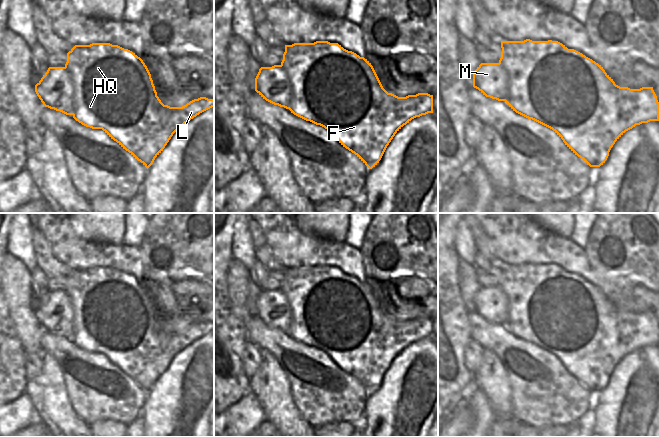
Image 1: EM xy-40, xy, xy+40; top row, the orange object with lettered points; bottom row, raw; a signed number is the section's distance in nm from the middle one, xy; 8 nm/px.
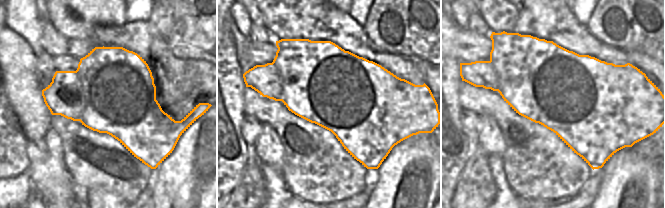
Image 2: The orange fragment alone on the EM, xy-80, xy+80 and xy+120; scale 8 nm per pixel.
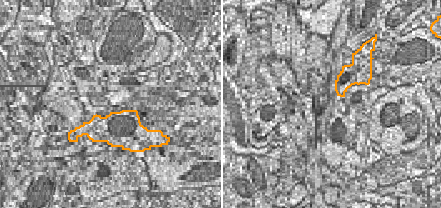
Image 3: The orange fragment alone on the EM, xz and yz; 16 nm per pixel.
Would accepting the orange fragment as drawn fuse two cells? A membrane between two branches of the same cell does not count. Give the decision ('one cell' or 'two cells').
two cells

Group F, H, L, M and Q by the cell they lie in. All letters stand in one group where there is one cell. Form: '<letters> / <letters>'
F H L Q / M

